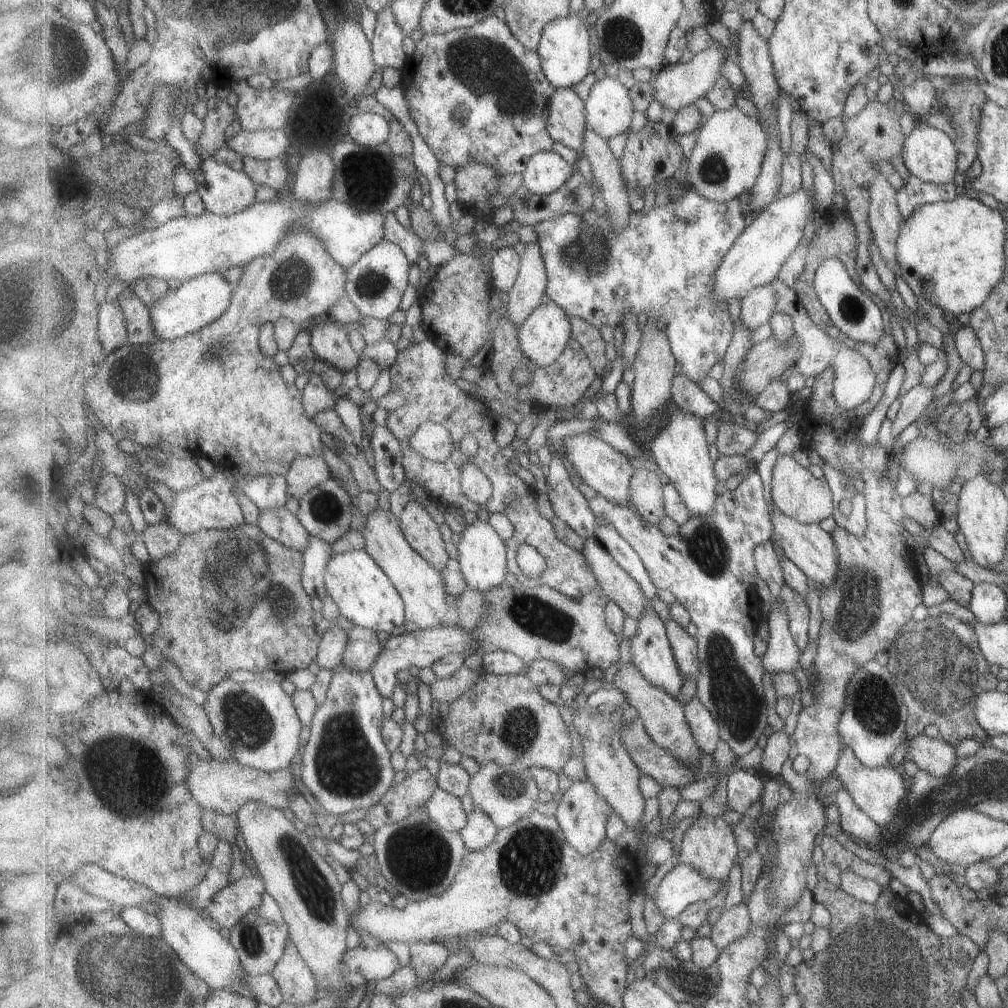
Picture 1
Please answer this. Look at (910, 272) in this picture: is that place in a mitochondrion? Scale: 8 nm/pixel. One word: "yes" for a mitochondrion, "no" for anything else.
no

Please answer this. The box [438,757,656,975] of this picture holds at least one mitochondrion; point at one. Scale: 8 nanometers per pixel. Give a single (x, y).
(530, 863)

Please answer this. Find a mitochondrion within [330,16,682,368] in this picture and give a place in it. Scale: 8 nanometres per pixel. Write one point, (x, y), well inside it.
(486, 68)

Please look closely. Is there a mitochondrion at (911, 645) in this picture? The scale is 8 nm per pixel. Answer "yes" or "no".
yes

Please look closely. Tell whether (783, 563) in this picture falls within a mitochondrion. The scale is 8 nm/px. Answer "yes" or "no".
no

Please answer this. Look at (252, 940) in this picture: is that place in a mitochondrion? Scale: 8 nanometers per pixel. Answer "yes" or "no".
yes

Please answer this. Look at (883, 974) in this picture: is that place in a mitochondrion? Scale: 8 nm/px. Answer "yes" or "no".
yes

